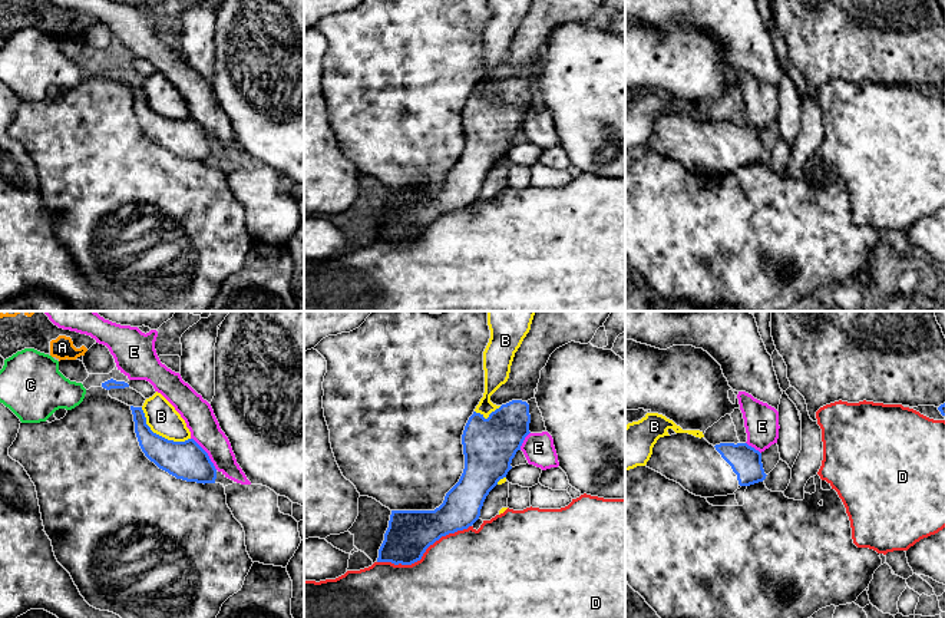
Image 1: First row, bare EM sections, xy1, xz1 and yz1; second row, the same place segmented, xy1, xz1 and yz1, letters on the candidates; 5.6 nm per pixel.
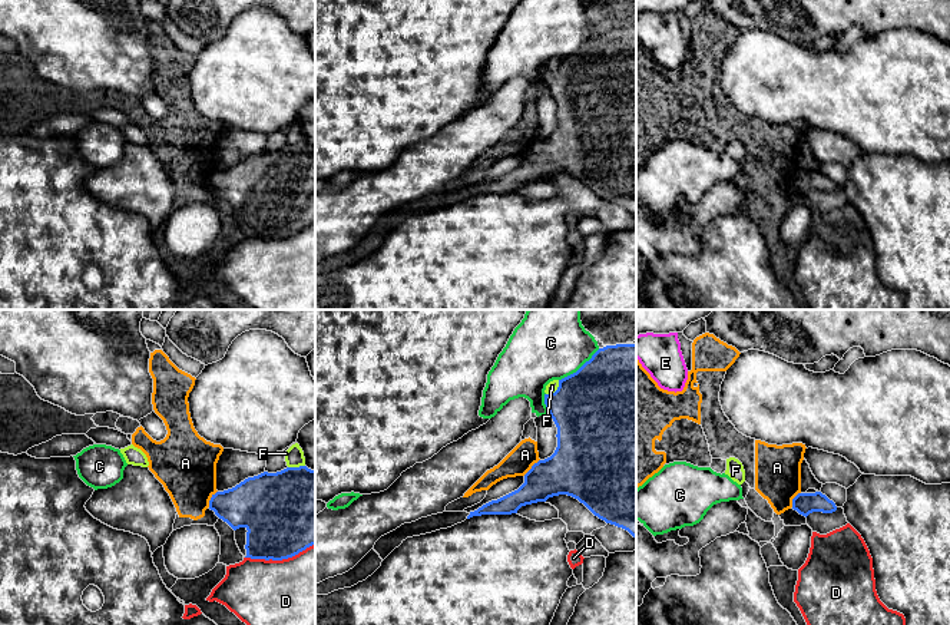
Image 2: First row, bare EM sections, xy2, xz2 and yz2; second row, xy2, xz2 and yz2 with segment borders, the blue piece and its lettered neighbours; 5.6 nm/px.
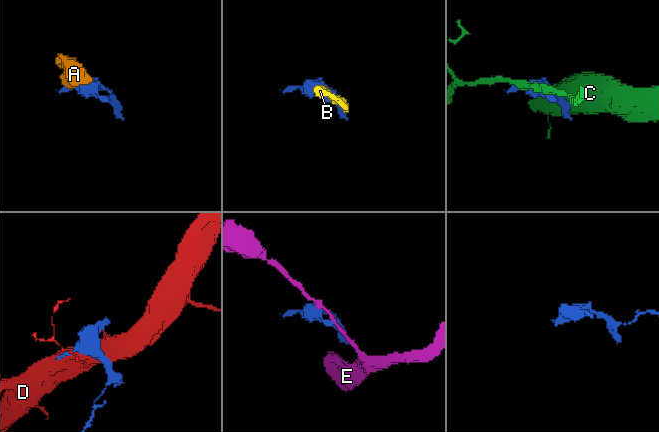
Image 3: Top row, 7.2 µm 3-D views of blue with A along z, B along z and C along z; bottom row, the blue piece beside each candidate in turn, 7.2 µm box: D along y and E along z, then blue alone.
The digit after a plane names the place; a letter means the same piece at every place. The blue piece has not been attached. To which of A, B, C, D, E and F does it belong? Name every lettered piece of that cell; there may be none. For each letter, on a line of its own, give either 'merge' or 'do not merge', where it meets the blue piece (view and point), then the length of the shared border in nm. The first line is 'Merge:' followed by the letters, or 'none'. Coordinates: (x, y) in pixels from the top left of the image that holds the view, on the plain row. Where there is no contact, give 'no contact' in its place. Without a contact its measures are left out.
Merge: none
A: do not merge | xy2 (211, 178) | 110 nm
B: do not merge | xy1 (158, 113) | 340 nm
C: do not merge | xz2 (581, 46) | 300 nm
D: do not merge | xz1 (423, 231) | 550 nm
E: do not merge | xy1 (207, 132) | 240 nm
F: do not merge | xz2 (556, 69) | 120 nm

